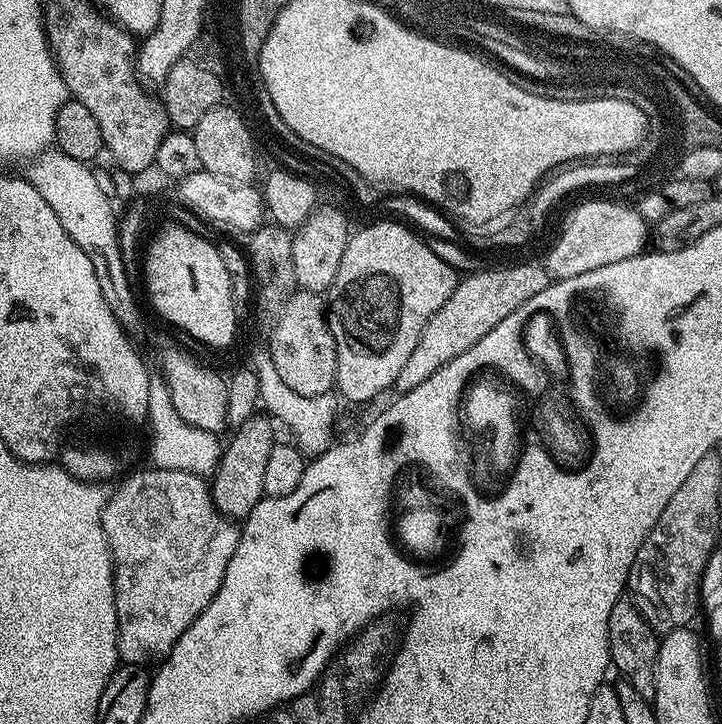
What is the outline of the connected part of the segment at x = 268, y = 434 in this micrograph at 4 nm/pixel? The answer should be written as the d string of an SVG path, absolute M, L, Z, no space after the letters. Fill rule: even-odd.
M271 415L251 416L246 418L246 422L242 422L242 426L234 429L232 437L223 445L220 465L210 477L212 500L223 516L236 522L243 521L244 517L250 514L250 510L254 510L254 506L258 506L258 502L264 499L262 482L266 461L270 459L270 450L278 443L275 427L277 428L277 425Z

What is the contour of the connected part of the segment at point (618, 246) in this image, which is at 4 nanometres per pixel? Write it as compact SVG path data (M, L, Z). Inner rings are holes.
M588 200L565 218L560 237L553 244L551 241L546 252L546 271L552 280L578 278L578 274L586 274L586 270L598 270L598 266L610 266L610 262L641 255L647 240L649 243L649 221L642 219L635 207L627 208L612 200Z

